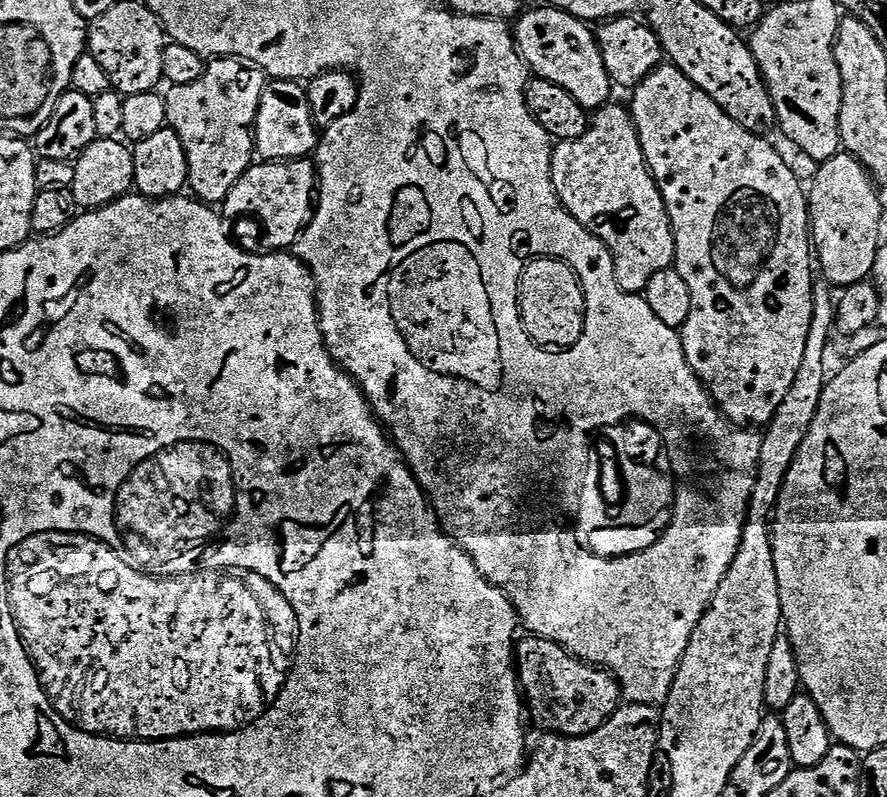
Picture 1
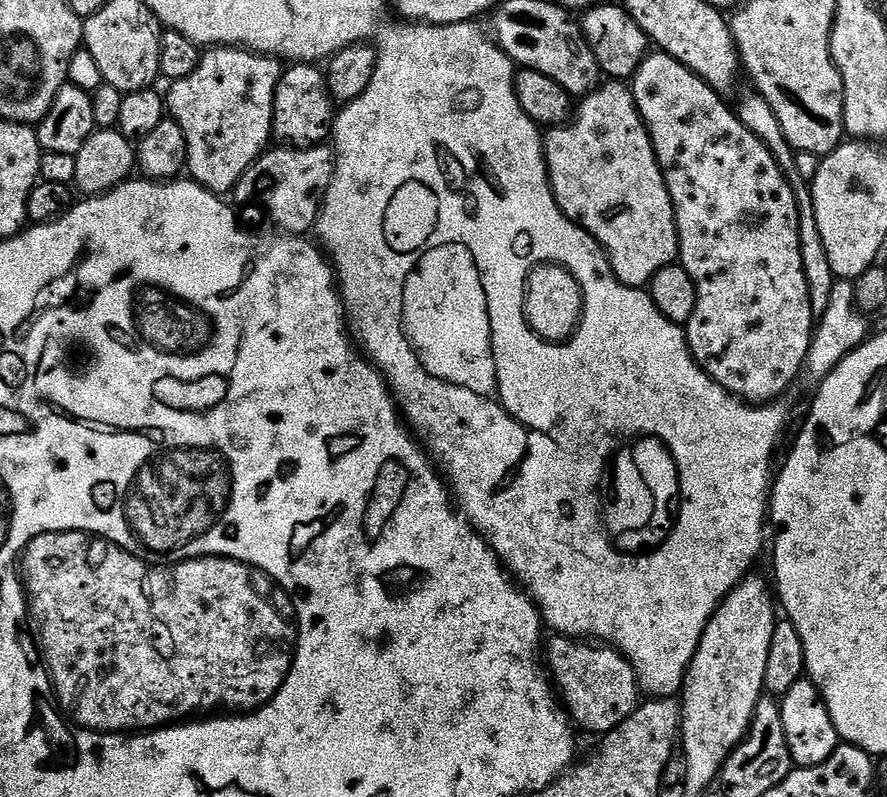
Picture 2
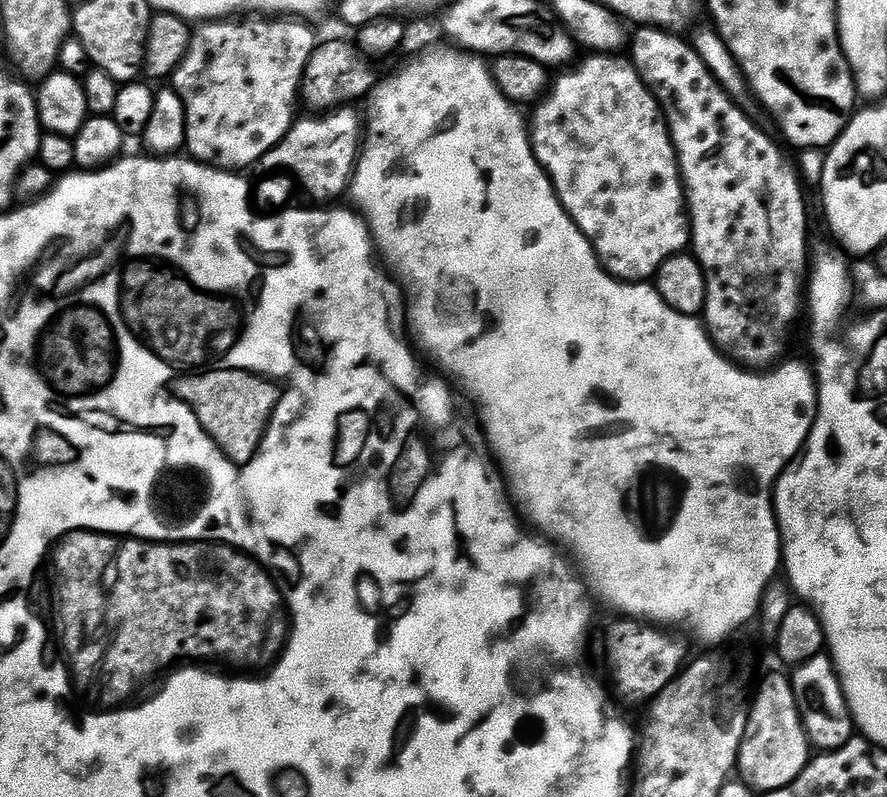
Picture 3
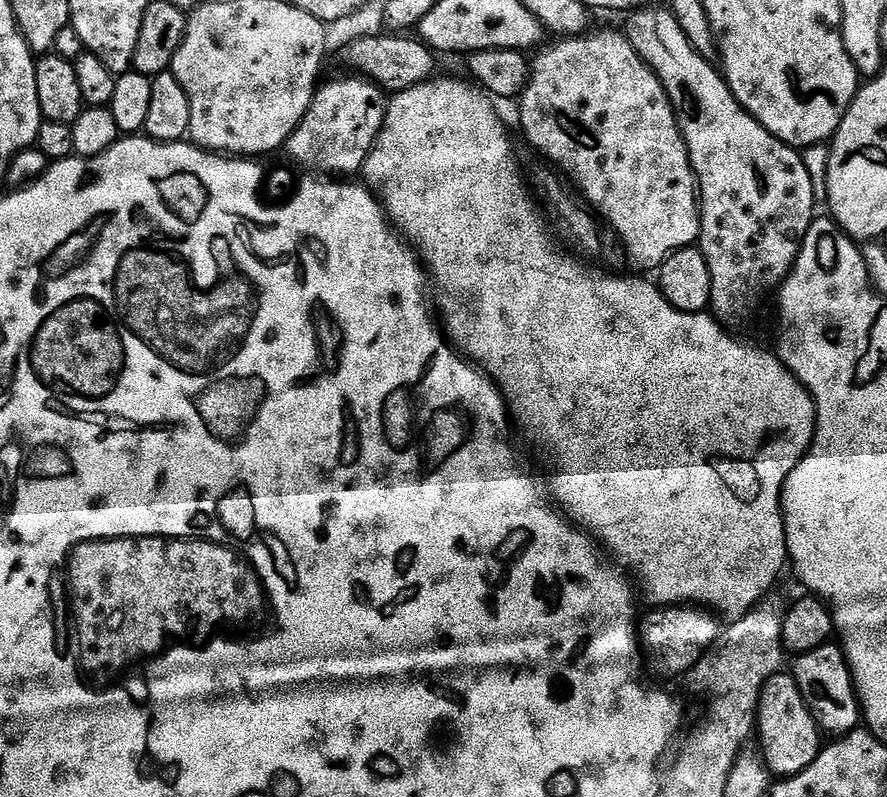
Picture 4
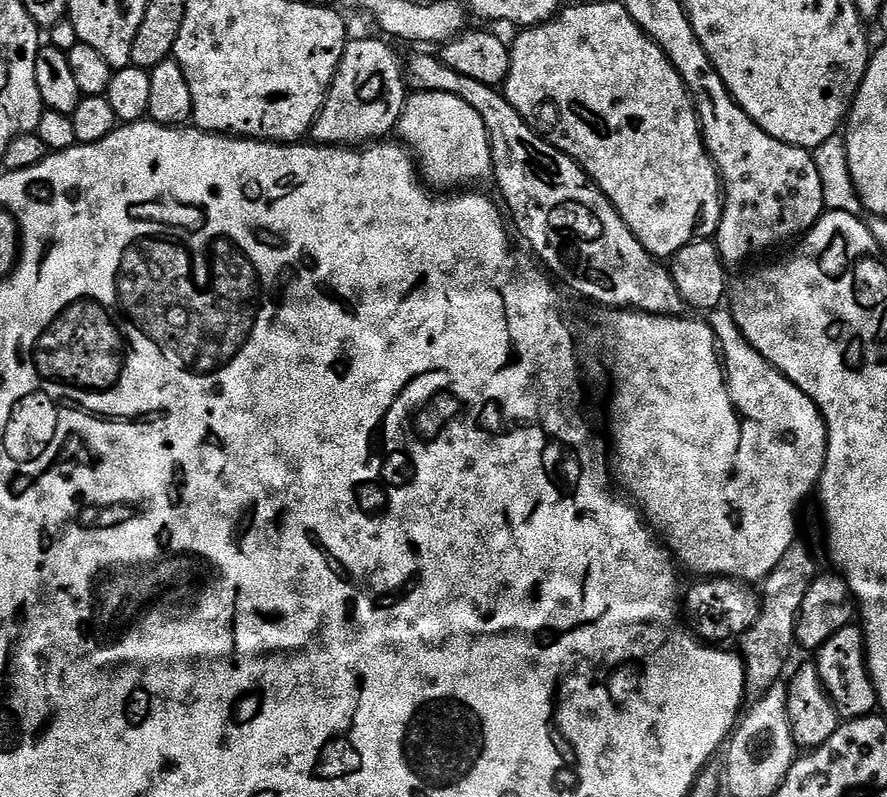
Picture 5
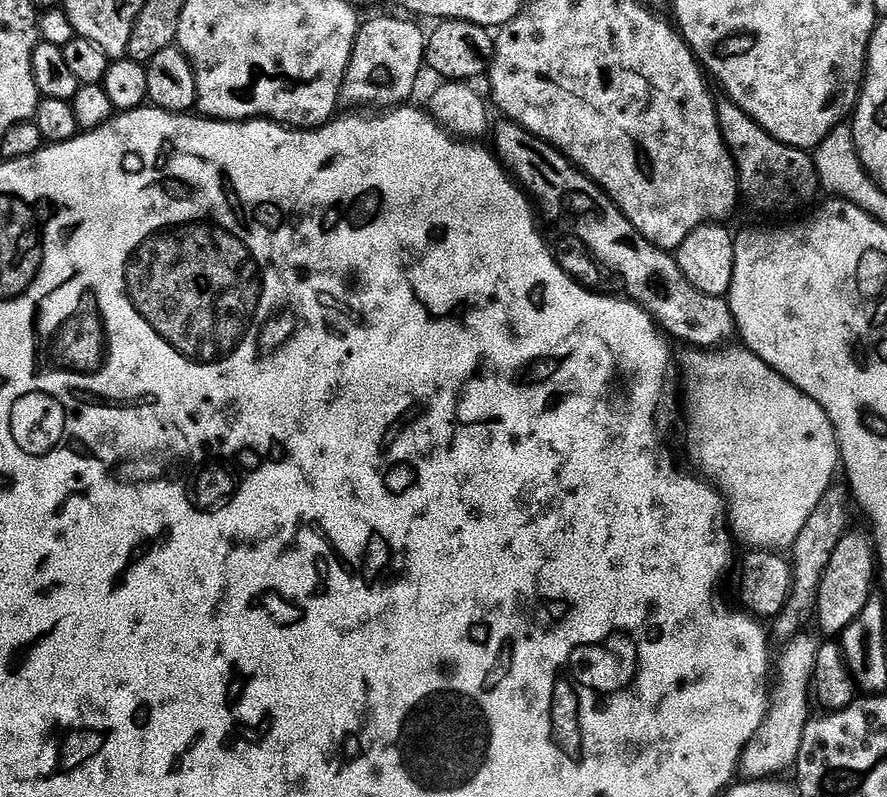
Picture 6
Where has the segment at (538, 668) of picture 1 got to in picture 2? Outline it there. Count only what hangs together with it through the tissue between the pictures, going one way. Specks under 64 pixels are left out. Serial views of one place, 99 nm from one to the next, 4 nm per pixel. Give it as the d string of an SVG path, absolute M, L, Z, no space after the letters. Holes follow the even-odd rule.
M559 634L551 638L553 640L546 644L546 664L552 667L551 679L577 725L580 723L588 732L607 734L636 712L642 700L642 689L632 663L621 652L580 638Z

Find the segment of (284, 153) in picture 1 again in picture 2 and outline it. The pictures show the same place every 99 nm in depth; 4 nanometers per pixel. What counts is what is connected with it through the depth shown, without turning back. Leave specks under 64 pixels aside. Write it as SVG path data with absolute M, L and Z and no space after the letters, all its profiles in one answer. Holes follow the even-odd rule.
M296 62L280 73L272 107L272 131L292 146L316 146L329 139L334 124L334 101L328 90L325 73L315 63Z

